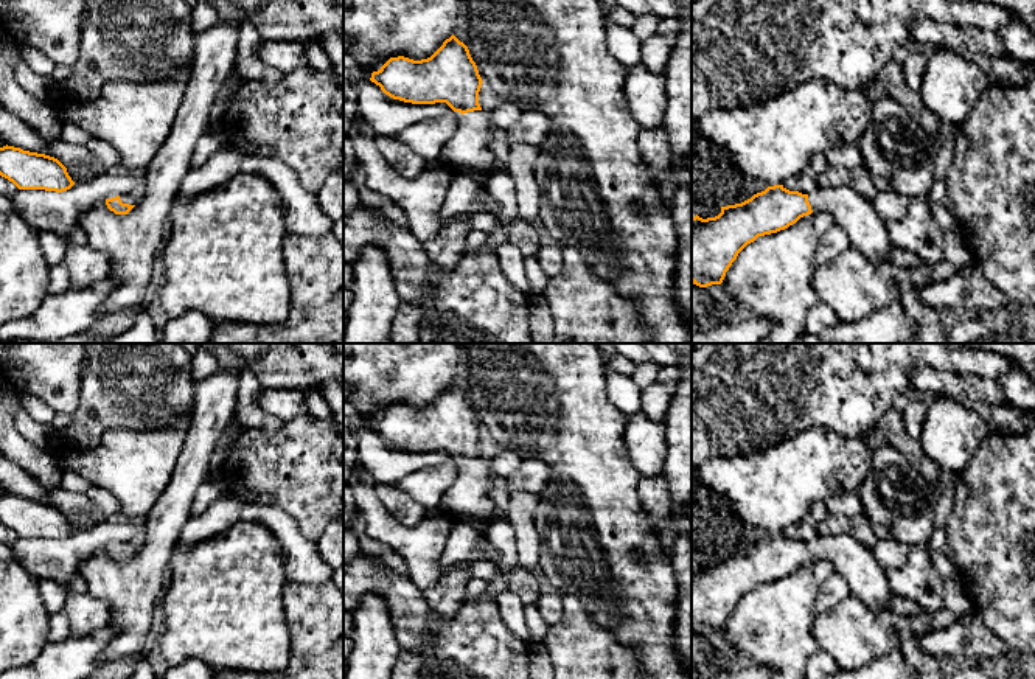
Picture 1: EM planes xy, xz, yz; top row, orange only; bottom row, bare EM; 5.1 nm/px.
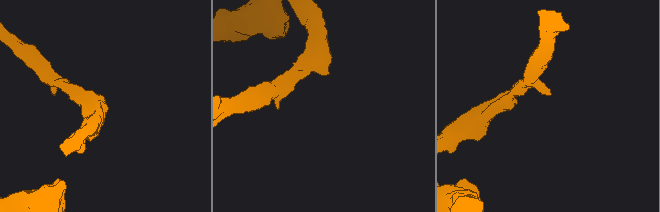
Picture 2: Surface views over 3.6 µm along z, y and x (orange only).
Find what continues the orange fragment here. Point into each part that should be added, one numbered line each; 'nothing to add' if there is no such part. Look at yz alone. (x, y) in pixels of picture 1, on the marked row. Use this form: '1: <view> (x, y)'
1: yz (855, 215)

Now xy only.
1: xy (131, 196)

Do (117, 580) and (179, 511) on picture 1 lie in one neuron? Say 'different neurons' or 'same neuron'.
same neuron

